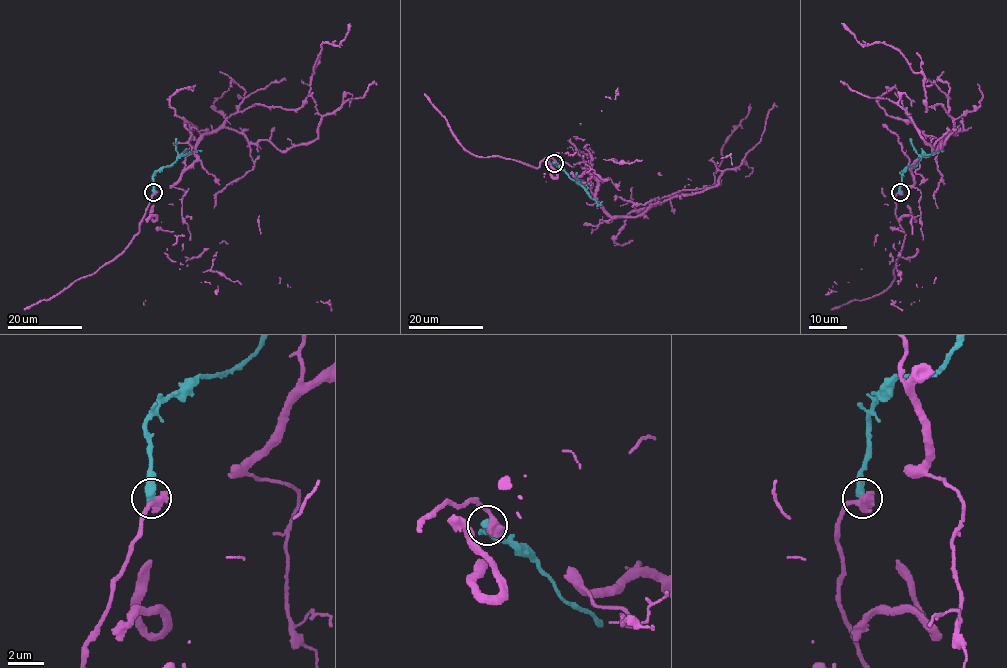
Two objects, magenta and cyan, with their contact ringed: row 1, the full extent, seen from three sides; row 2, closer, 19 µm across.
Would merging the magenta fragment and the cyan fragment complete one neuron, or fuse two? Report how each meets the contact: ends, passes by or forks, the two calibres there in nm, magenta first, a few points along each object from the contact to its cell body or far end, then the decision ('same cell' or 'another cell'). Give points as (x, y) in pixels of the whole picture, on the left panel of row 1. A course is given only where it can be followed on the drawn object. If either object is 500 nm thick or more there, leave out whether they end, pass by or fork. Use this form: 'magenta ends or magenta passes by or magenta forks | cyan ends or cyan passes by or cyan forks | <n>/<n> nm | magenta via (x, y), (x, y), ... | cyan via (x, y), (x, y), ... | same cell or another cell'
600/440 nm | magenta via (154, 192), (231, 115), (299, 109), (320, 46), (339, 44), (349, 23) | cyan via (154, 192), (153, 176), (157, 171), (180, 156), (202, 150) | another cell

